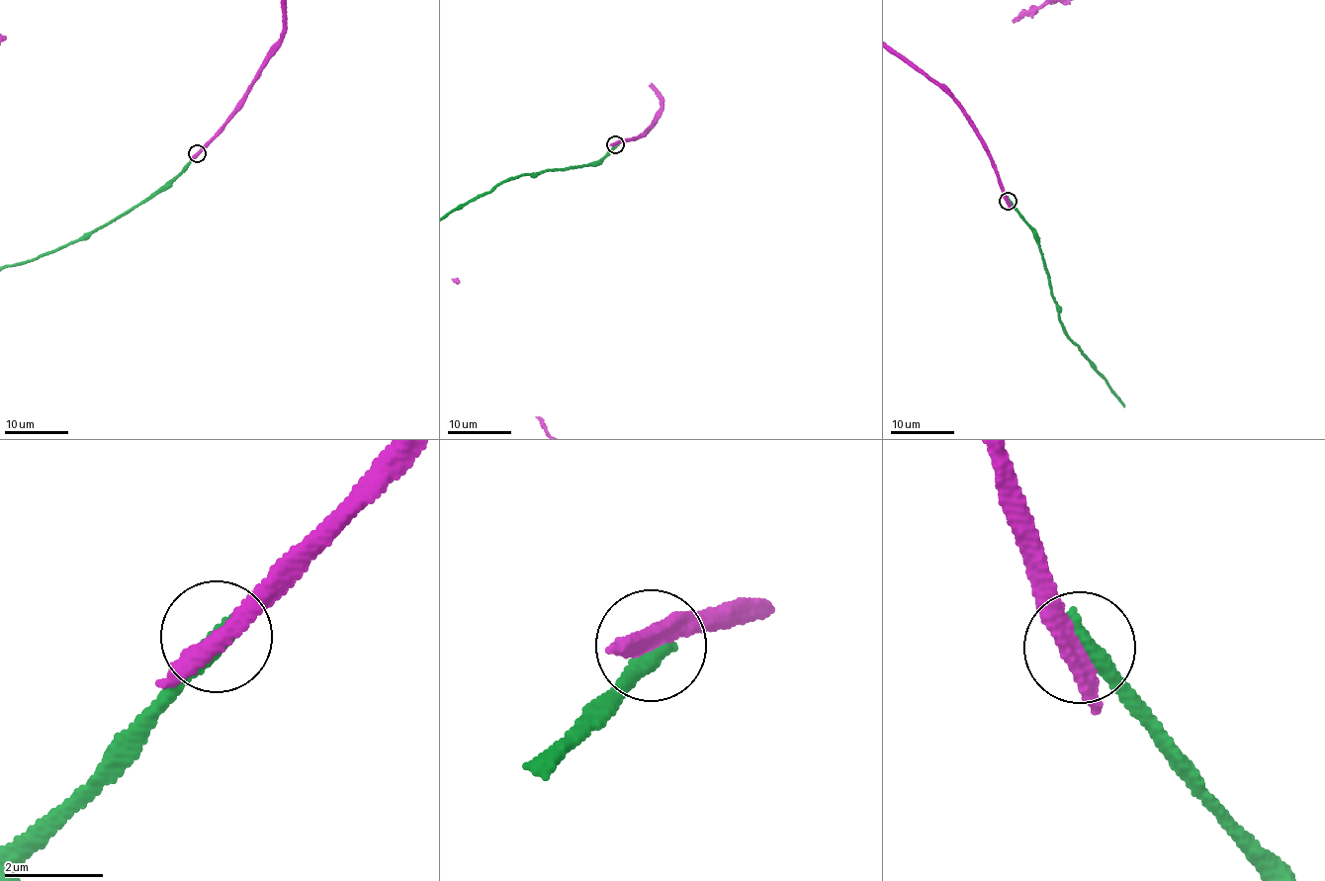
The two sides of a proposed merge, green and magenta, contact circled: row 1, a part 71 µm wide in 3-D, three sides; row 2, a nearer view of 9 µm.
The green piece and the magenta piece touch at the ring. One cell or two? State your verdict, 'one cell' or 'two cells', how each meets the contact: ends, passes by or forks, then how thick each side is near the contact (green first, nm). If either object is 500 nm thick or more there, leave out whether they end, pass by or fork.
two cells; green ends; magenta passes by; calibres 360 and 360 nm

